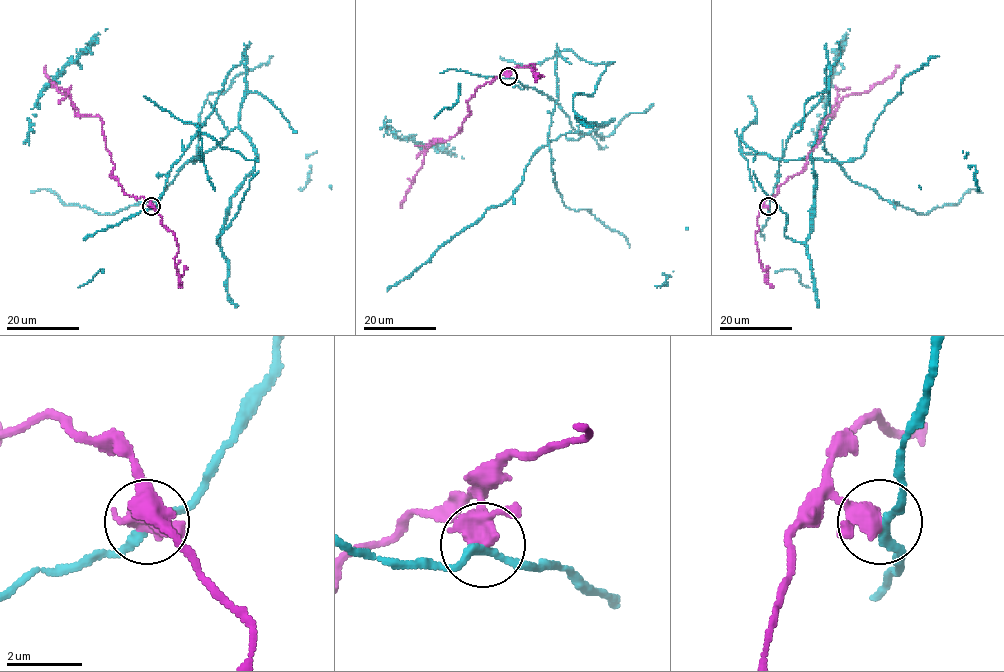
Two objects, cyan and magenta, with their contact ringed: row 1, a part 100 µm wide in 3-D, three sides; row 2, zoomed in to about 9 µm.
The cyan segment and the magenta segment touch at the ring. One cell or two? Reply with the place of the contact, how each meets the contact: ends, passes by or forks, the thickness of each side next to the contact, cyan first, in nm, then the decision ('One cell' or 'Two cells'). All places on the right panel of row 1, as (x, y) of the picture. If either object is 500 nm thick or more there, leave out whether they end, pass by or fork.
Place: (768, 206). At the ring cyan passes by. At the ring magenta passes by. Thickness 200 nm (cyan) against 440 nm. Two cells

